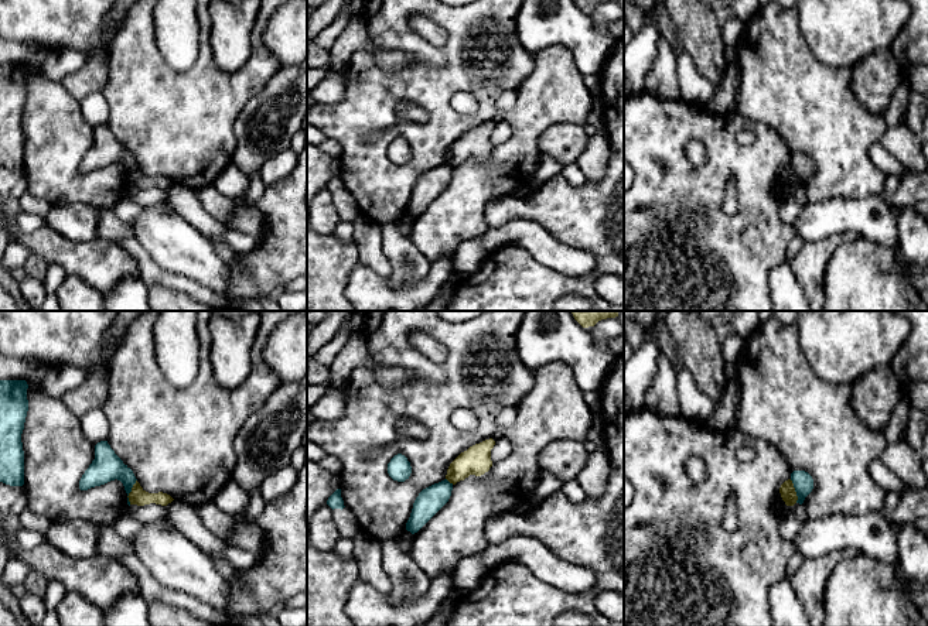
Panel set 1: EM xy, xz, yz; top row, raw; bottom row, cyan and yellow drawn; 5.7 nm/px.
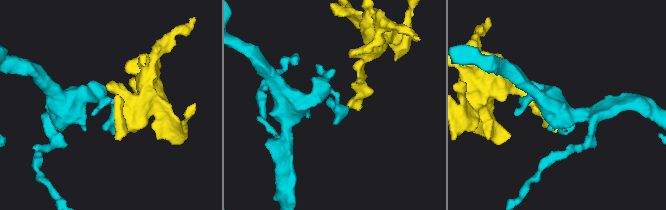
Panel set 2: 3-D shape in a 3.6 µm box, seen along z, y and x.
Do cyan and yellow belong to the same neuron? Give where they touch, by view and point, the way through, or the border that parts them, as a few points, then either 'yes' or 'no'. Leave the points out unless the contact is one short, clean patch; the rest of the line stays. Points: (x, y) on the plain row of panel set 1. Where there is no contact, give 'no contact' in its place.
xy (130, 174) | along xy (136, 163), (128, 180), (129, 187) | no

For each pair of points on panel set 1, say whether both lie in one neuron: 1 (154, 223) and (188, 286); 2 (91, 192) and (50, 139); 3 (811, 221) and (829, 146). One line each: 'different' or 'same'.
1: different
2: same
3: different

